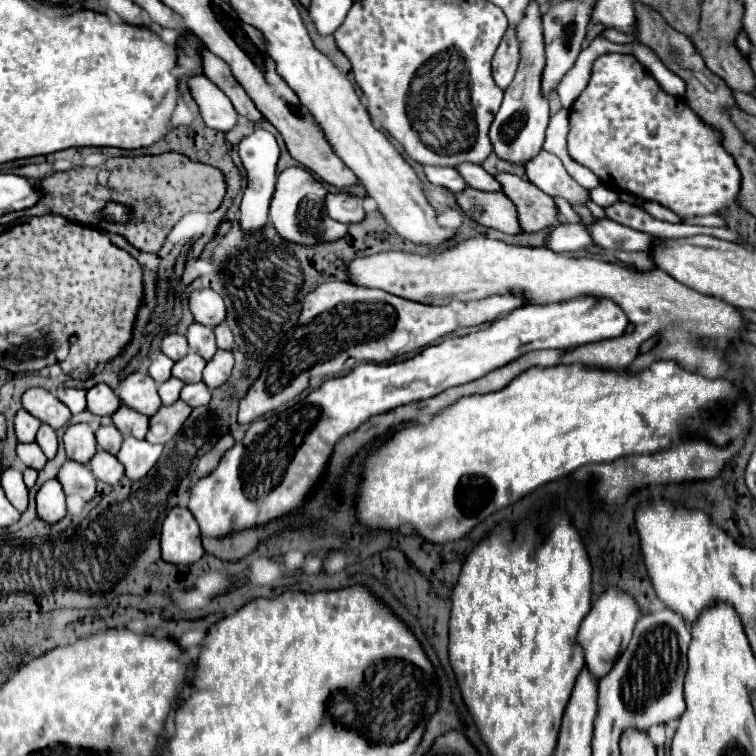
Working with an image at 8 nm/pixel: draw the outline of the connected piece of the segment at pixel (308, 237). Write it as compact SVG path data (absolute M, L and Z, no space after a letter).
M287 168L277 176L271 208L269 208L269 218L271 224L275 226L277 234L293 244L301 246L317 246L323 242L335 242L345 238L347 234L347 224L339 224L333 218L329 218L325 210L325 198L327 190L325 186L315 180L309 170L305 168Z

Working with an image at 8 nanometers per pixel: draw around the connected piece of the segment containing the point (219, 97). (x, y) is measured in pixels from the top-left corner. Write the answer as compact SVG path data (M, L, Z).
M195 76L189 80L189 88L209 128L229 132L239 124L239 114L231 100L209 78Z

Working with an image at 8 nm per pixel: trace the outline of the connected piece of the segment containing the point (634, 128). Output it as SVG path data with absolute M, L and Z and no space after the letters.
M603 54L593 62L587 88L569 108L569 156L589 168L603 186L619 194L639 196L663 204L677 216L689 220L695 216L719 214L737 204L741 190L741 172L735 158L723 148L721 134L701 120L689 104L661 88L653 74L633 54Z

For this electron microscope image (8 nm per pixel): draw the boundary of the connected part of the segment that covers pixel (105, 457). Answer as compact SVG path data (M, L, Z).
M97 450L97 454L89 462L89 466L91 466L93 476L107 484L117 484L125 474L123 464L113 454L109 454L105 450Z

